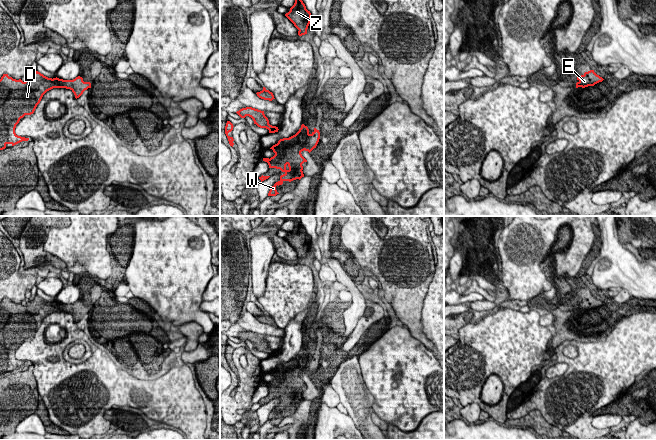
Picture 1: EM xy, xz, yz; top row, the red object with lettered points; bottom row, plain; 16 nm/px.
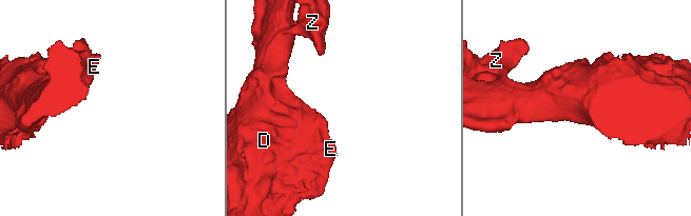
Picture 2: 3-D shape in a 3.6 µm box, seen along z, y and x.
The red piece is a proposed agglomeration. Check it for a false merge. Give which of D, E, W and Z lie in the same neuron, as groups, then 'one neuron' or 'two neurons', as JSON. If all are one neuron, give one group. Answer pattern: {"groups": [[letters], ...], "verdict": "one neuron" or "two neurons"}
{"groups": [["D", "E", "W", "Z"]], "verdict": "one neuron"}

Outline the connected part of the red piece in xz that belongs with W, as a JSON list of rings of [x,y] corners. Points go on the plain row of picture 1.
[[[302,348],[295,359],[280,363],[277,368],[270,372],[275,379],[270,383],[263,382],[263,385],[268,387],[269,392],[280,393],[284,398],[271,411],[268,420],[276,420],[279,418],[276,410],[282,409],[284,405],[291,406],[304,401],[302,388],[307,386],[307,384],[302,380],[301,376],[305,374],[310,377],[316,372],[319,363],[319,354],[314,352],[314,355],[310,358],[308,351]]]

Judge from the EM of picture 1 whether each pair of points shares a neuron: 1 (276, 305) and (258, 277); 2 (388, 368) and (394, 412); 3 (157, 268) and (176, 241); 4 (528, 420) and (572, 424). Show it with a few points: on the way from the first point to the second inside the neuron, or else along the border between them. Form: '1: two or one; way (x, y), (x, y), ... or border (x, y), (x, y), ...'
1: two; border (269, 265), (265, 291), (256, 300)
2: one; way (392, 379), (394, 382), (394, 401)
3: one; way (162, 261), (162, 255), (169, 248)
4: two; border (524, 416), (537, 409), (549, 423), (559, 429)

